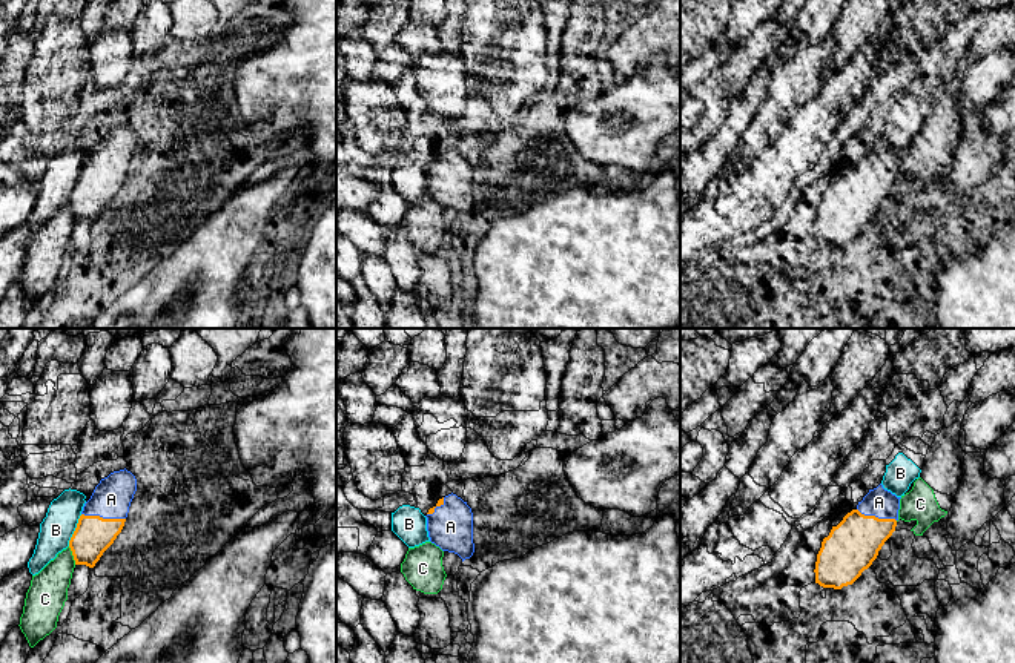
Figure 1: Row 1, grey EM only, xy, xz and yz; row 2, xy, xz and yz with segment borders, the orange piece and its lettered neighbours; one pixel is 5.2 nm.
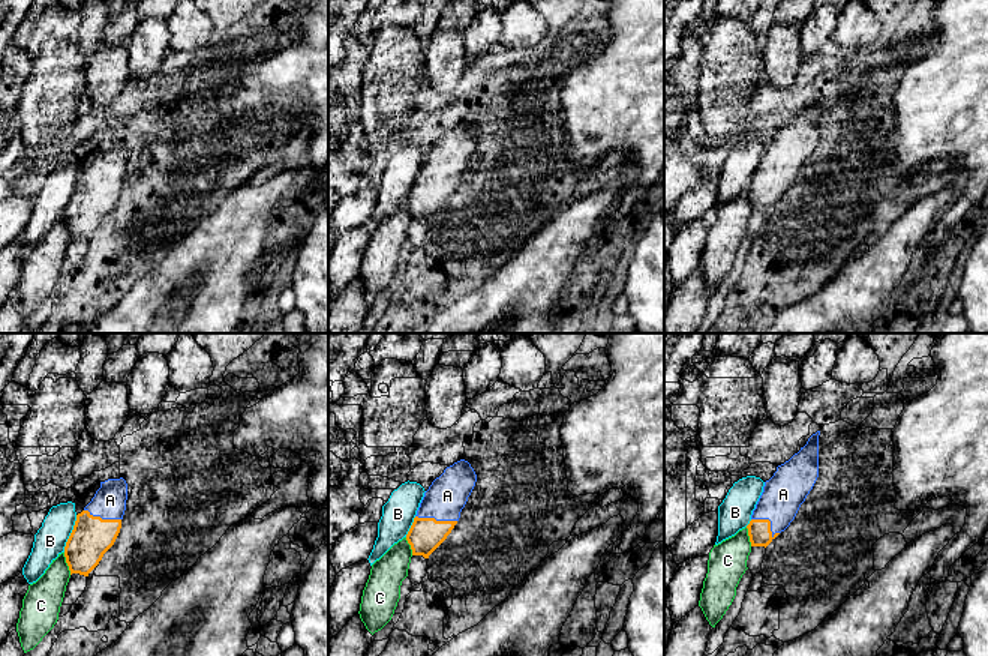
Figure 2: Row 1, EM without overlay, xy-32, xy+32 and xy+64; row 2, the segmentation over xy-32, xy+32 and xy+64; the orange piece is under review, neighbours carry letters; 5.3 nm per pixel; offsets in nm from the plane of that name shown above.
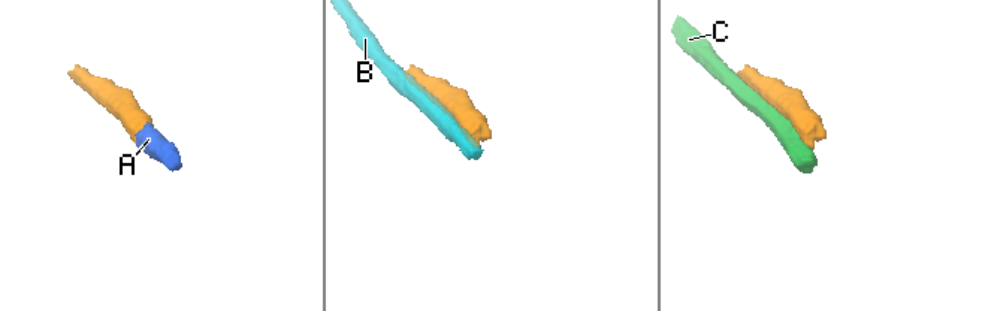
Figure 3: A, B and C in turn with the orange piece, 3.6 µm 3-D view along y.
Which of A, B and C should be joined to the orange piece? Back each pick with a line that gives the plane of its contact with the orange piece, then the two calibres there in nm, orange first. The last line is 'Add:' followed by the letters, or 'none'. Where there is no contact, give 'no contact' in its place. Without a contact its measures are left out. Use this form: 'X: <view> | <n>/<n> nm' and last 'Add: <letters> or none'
A: xy | 200/200 nm
Add: A

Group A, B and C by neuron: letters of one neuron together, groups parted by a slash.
A / B / C

